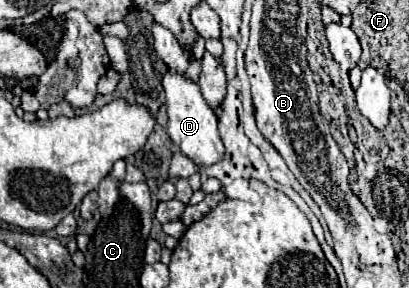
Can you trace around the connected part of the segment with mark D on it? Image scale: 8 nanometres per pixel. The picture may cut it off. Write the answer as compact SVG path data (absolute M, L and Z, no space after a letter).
M169 70L163 78L163 90L165 90L165 106L167 106L167 134L171 142L197 166L211 166L219 160L223 160L223 142L219 138L217 130L217 116L205 102L199 86L191 80L187 80L181 74L175 74Z

